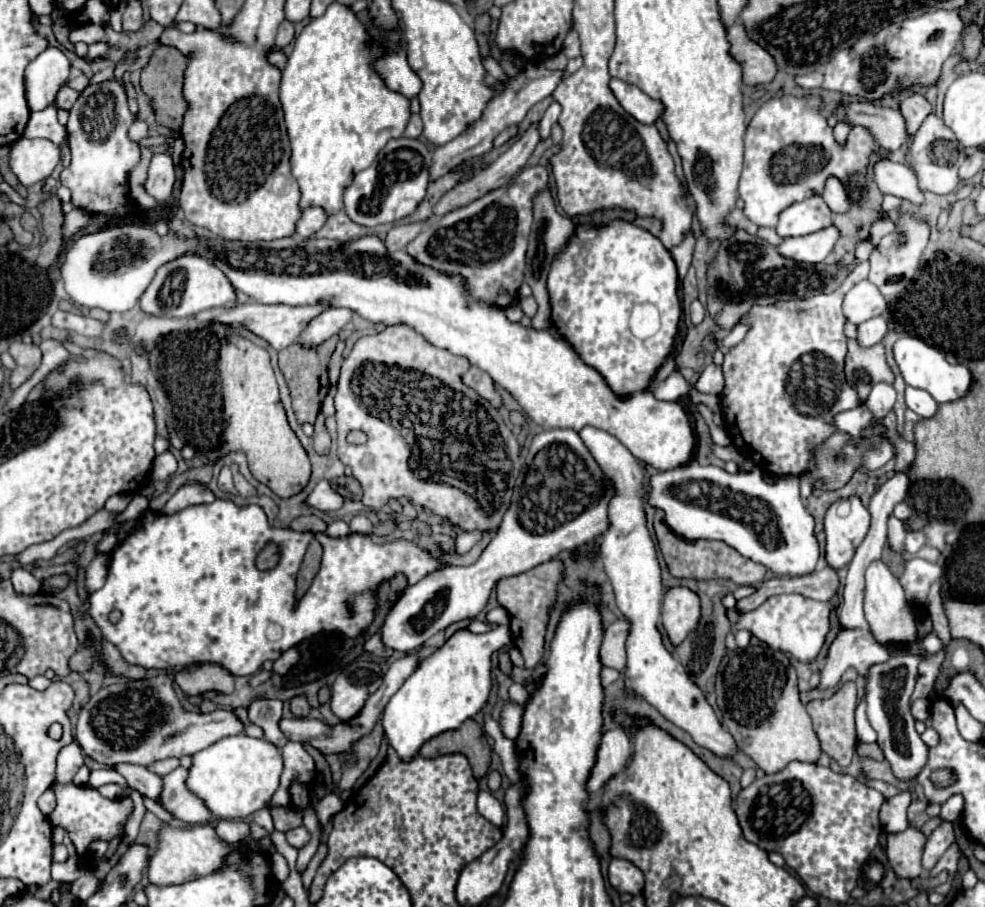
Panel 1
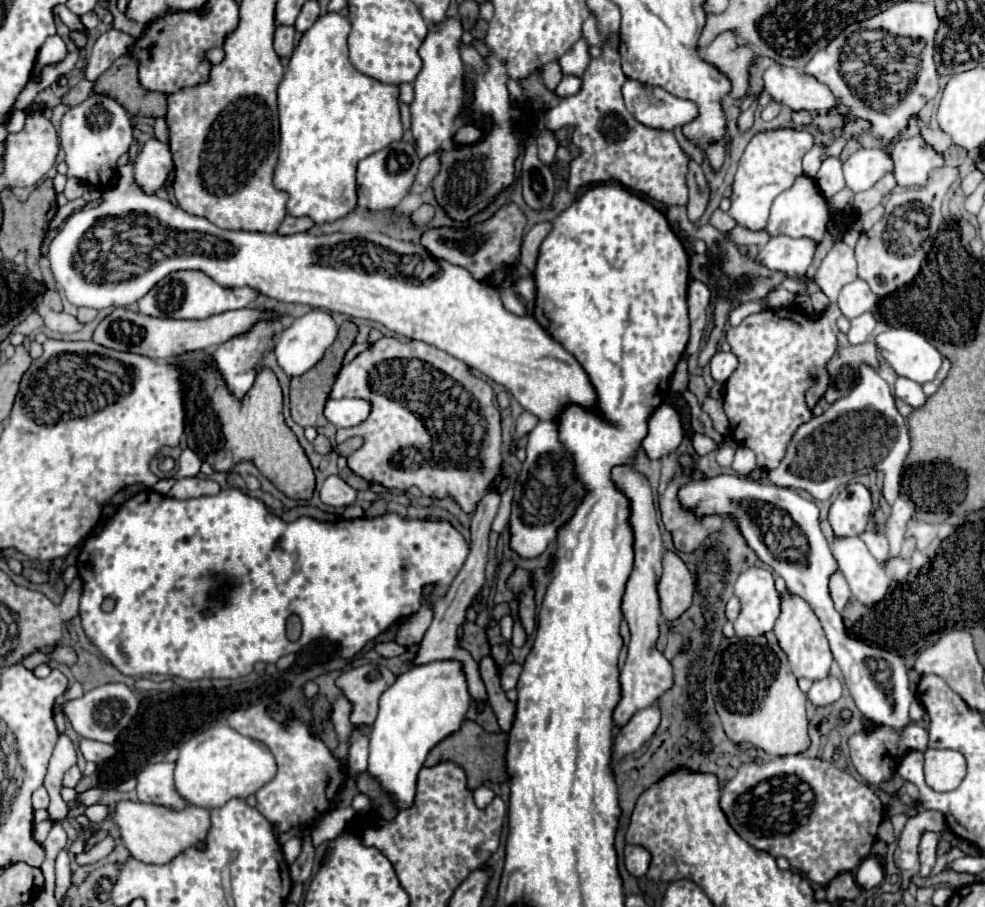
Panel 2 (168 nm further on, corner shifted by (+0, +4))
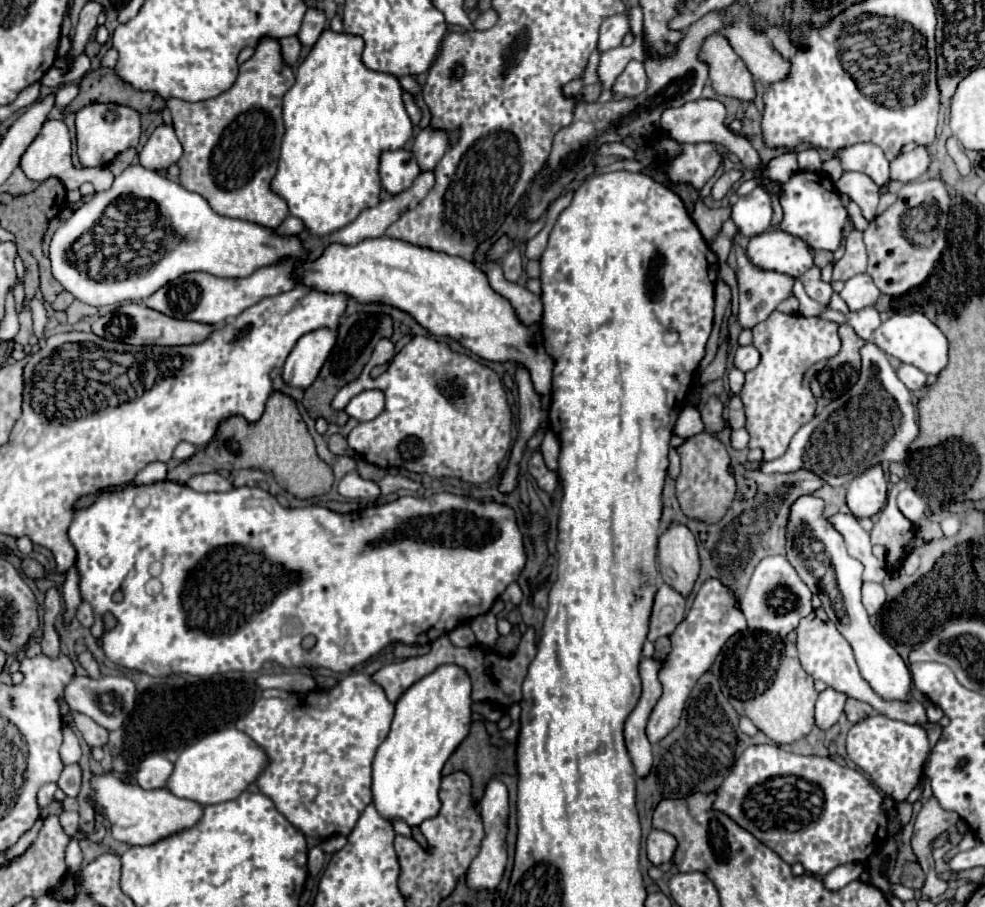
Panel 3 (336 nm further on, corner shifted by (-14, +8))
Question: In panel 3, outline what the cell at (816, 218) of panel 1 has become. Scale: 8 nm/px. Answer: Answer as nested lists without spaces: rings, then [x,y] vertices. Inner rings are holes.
[[[795,172],[781,190],[781,206],[785,212],[783,226],[779,230],[801,238],[807,246],[815,250],[835,252],[841,248],[843,226],[847,220],[847,210],[843,208],[837,188],[825,172]]]

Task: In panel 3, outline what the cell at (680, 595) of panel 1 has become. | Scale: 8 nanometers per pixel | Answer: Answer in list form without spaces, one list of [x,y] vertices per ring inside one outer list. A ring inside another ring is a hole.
[[[671,522],[663,530],[659,536],[657,562],[661,578],[683,596],[689,596],[699,576],[699,554],[695,536],[685,524]]]

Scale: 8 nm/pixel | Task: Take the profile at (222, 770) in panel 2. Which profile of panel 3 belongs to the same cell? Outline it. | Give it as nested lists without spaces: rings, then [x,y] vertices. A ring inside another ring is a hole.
[[[229,725],[215,734],[207,734],[207,738],[201,738],[179,754],[167,780],[167,790],[179,798],[199,802],[201,806],[221,804],[237,798],[251,782],[255,782],[259,770],[263,770],[263,762],[267,762],[267,758],[263,758],[263,750],[259,750],[247,734],[239,734],[239,730]]]

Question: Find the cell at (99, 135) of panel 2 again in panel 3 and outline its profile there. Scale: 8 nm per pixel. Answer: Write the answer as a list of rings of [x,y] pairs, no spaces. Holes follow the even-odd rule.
[[[89,104],[75,113],[77,154],[85,168],[105,166],[119,152],[135,148],[141,136],[139,114],[129,106],[119,104]]]

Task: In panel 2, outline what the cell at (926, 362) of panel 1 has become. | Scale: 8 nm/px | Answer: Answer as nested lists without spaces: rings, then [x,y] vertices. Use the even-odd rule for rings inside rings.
[[[893,328],[875,338],[879,352],[893,370],[919,384],[933,382],[941,368],[941,354],[919,332],[911,328]]]

